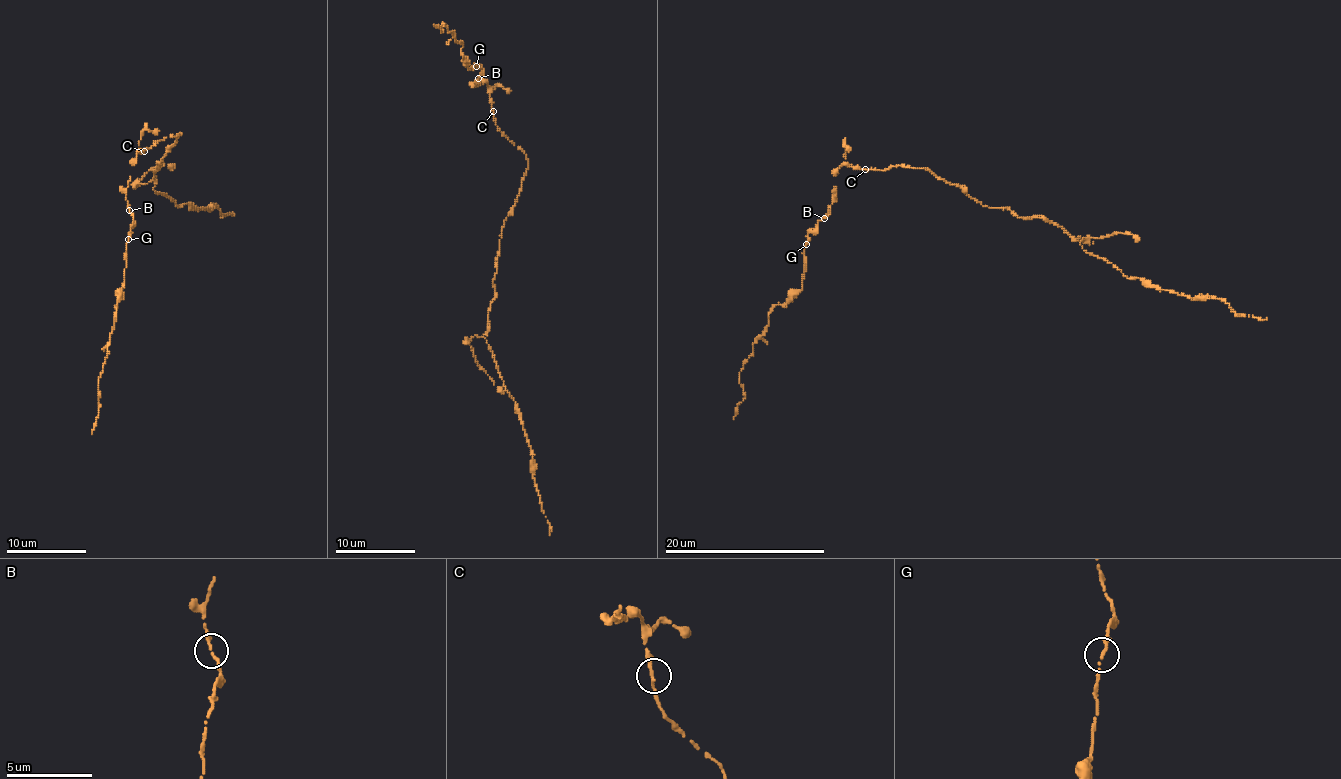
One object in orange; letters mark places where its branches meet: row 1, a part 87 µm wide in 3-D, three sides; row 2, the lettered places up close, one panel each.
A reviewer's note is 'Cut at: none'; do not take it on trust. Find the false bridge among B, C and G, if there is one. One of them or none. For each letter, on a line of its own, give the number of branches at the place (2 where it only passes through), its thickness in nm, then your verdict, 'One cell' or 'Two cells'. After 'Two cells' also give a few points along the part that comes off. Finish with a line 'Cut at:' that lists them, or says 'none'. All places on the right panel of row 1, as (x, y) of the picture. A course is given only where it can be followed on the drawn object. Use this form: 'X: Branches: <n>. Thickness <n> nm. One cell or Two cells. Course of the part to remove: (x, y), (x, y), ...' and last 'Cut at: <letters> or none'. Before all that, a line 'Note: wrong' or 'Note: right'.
Note: right
B: Branches: 2. Thickness 200 nm. One cell
C: Branches: 2. Thickness 200 nm. One cell
G: Branches: 2. Thickness 200 nm. One cell
Cut at: none

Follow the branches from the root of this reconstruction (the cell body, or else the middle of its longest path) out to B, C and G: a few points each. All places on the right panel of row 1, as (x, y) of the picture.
B: (923, 168), (898, 165), (883, 171), (853, 169), (843, 164), (834, 175), (834, 196), (824, 218)
C: (923, 168), (898, 165), (885, 171), (865, 169)
G: (923, 168), (898, 165), (883, 171), (853, 169), (843, 164), (834, 175), (832, 204), (808, 234), (806, 244)

